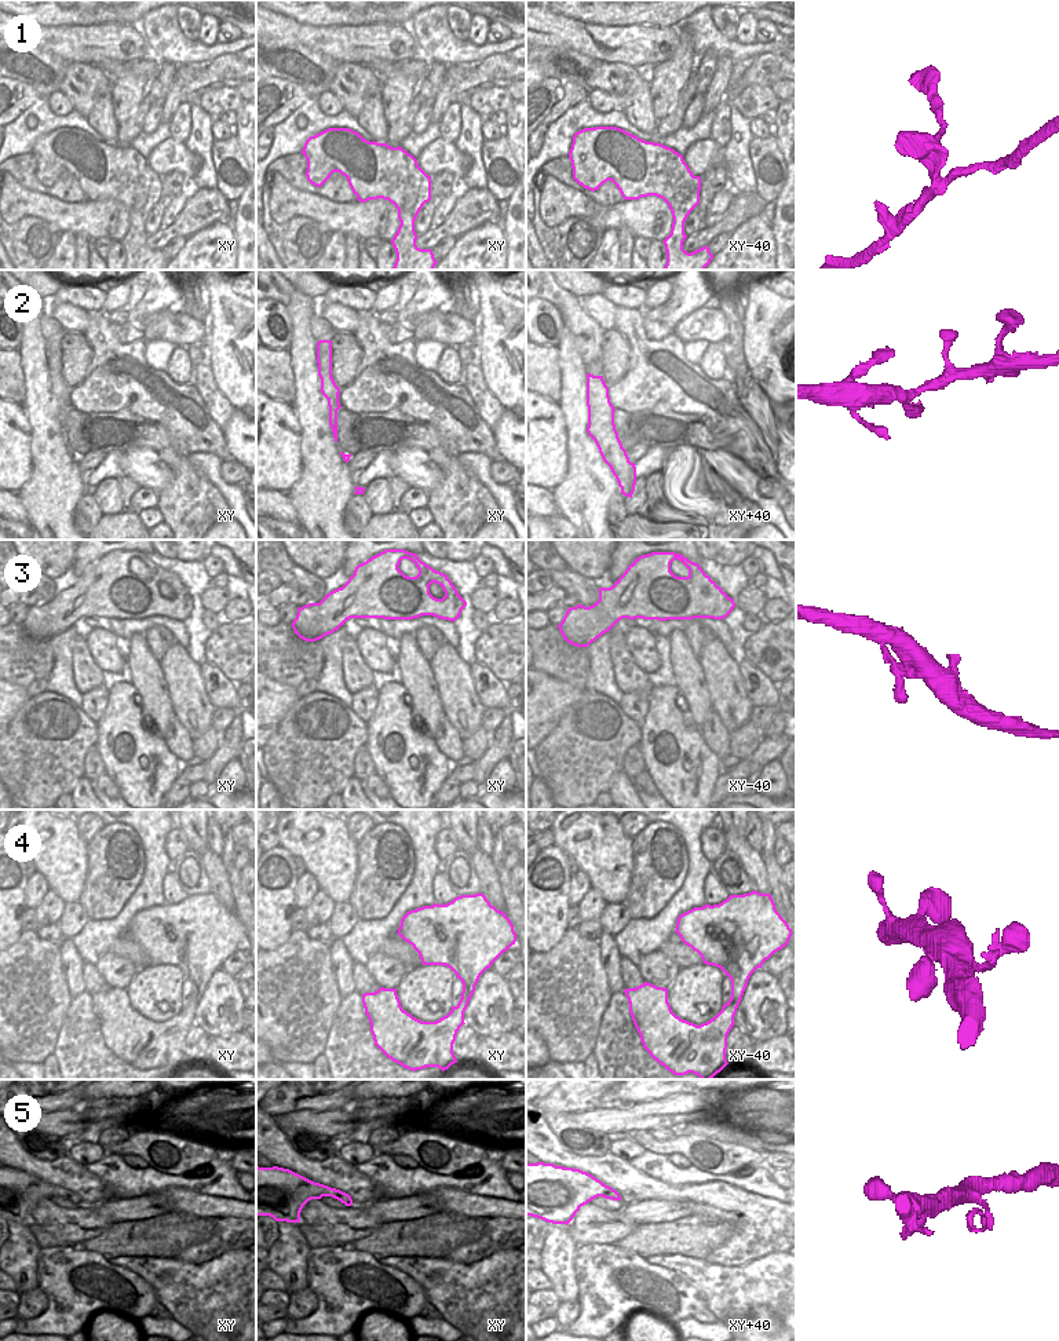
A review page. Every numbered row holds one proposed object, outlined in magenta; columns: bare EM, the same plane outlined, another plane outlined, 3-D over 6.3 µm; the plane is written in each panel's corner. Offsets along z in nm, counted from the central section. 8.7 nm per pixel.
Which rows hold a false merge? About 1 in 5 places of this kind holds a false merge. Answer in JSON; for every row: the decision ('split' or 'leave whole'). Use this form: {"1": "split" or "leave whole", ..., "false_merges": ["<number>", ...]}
{"1": "leave whole", "2": "leave whole", "3": "leave whole", "4": "leave whole", "5": "leave whole", "false_merges": []}

